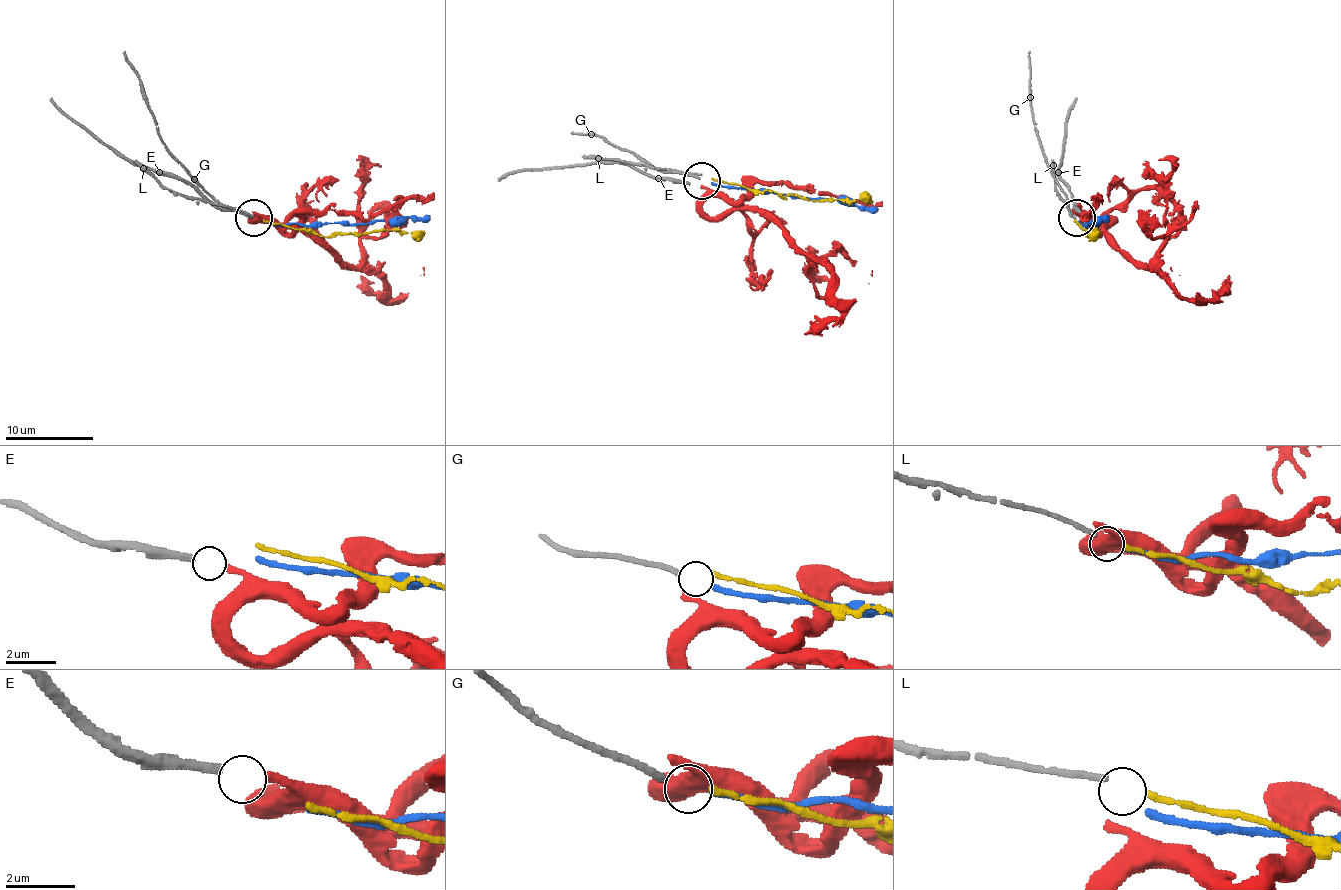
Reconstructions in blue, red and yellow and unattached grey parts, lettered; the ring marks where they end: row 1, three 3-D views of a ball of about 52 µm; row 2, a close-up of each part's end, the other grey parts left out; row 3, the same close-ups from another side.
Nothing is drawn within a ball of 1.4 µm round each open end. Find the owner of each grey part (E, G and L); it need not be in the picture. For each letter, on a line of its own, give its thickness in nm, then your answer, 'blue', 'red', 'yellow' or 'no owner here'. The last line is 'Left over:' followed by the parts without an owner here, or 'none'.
E: 280 nm | red
G: 200 nm | blue
L: 160 nm | yellow
Left over: none

